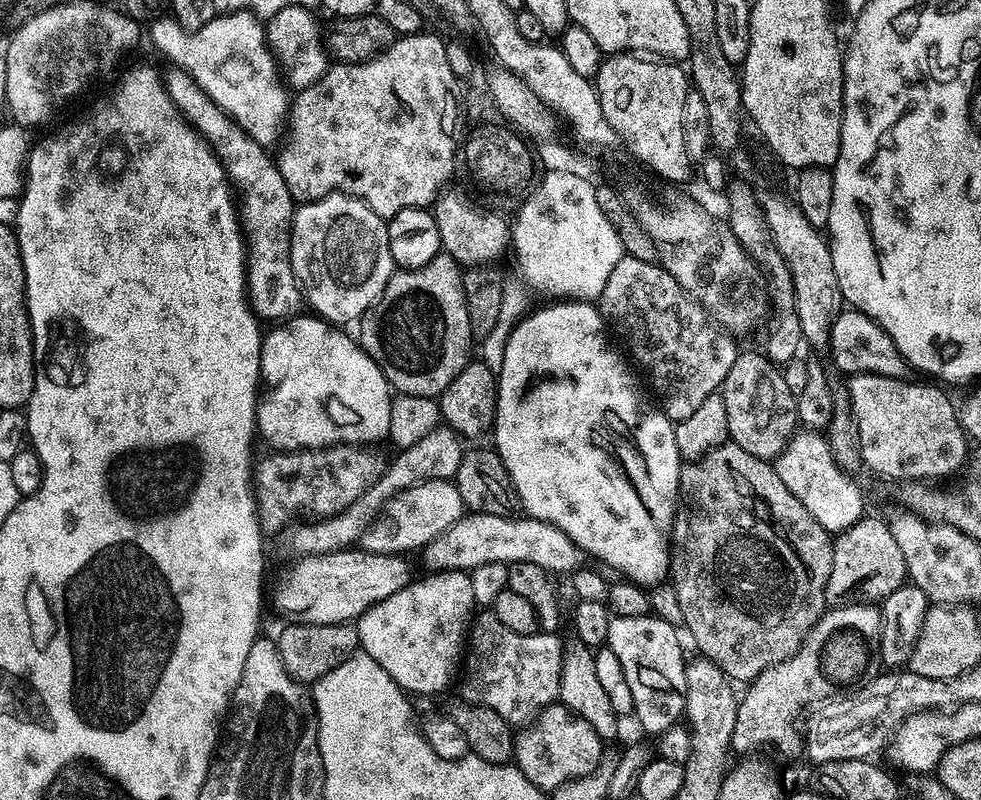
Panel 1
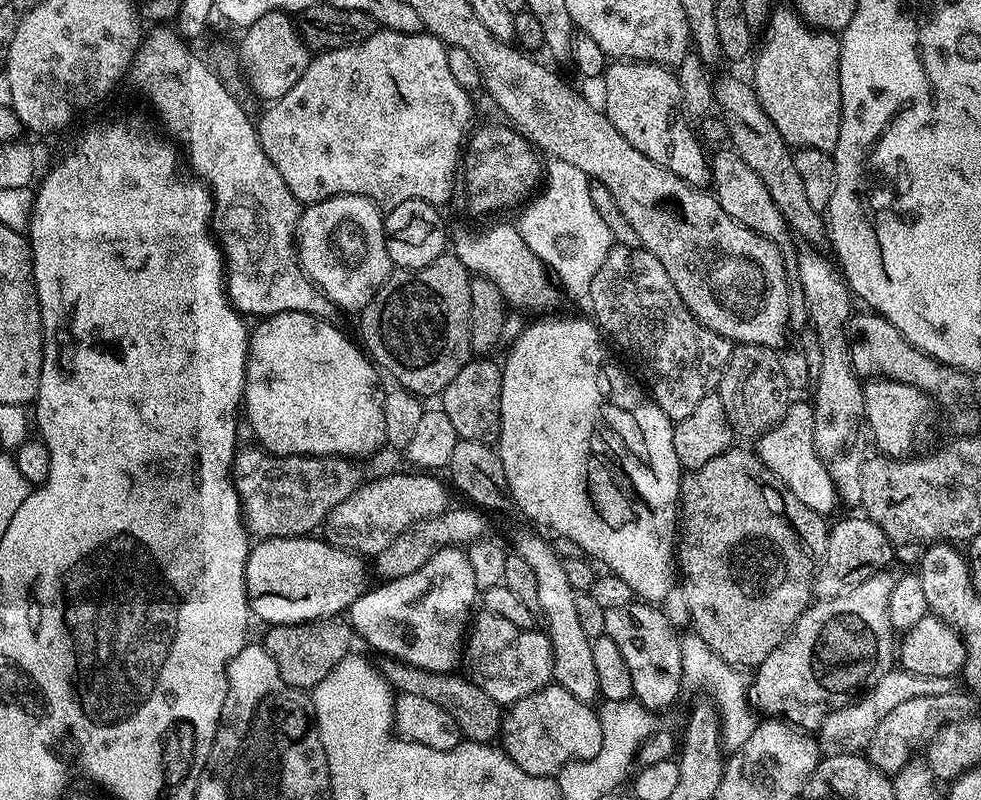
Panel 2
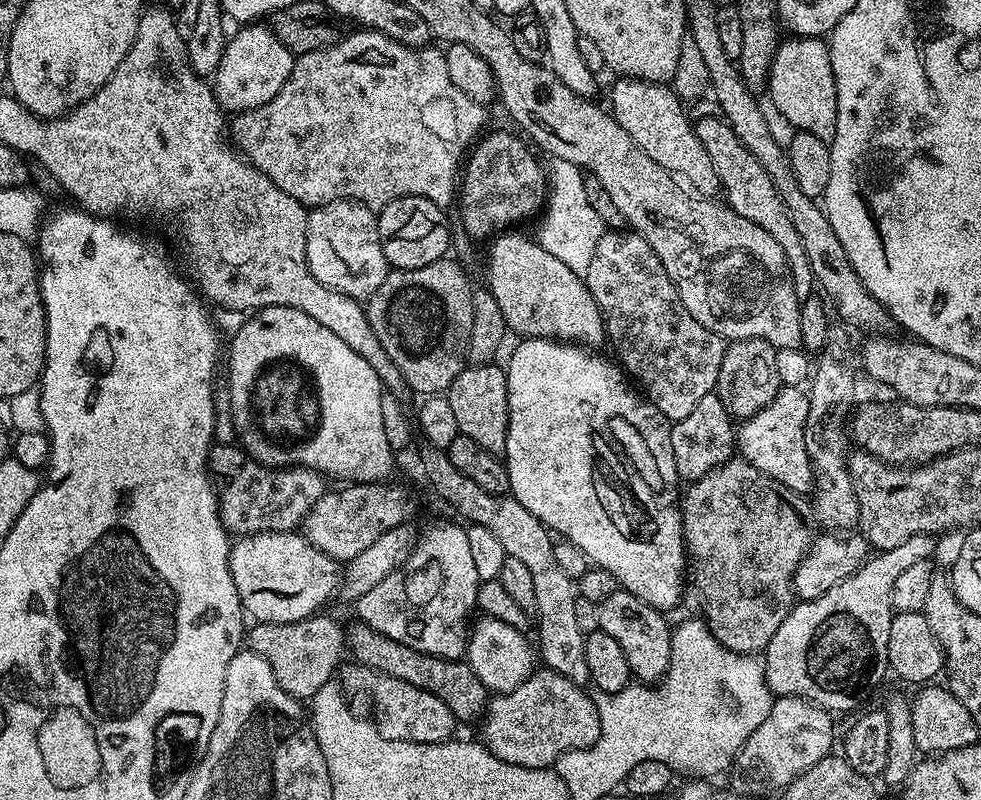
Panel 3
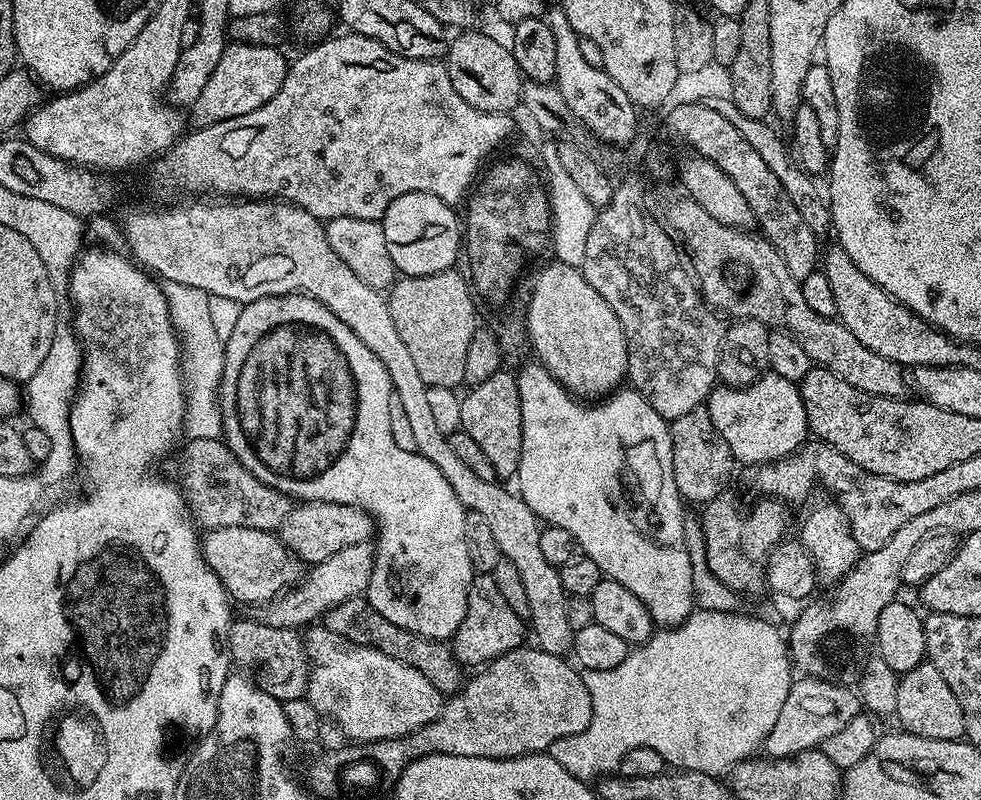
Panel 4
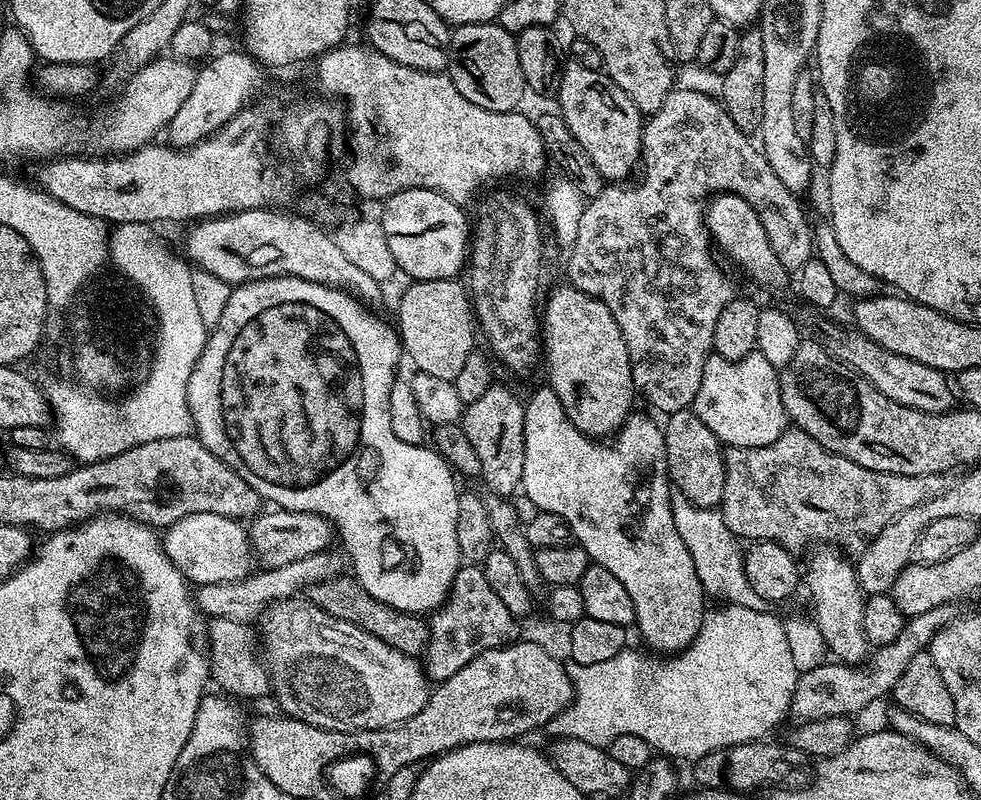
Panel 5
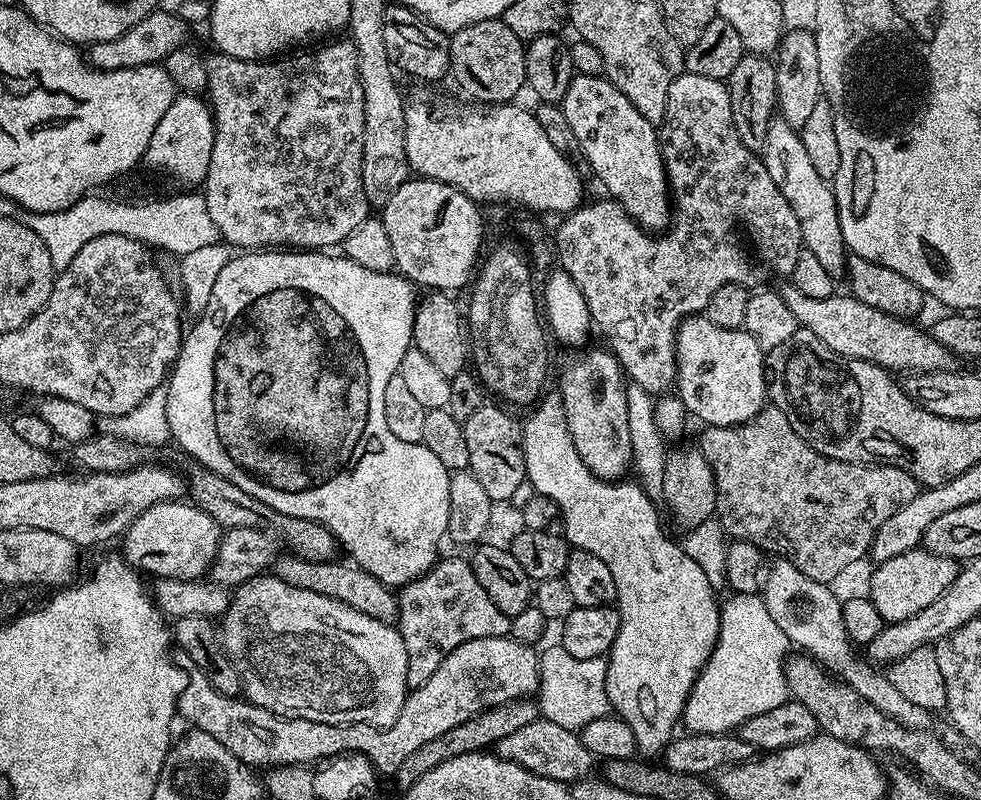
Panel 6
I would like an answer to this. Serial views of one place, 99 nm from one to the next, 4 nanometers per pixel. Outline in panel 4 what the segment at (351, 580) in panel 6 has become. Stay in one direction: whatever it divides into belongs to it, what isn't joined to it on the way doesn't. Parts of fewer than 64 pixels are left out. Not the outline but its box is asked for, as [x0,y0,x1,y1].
[326,596,462,694]

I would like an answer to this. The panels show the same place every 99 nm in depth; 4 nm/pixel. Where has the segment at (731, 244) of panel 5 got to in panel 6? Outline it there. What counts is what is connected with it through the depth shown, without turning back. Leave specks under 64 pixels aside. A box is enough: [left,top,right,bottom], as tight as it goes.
[779,282,958,374]

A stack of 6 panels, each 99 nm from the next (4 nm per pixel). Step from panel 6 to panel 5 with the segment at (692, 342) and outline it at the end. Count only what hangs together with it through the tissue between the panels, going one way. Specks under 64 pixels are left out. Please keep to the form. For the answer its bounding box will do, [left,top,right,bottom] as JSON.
[694,351,789,448]

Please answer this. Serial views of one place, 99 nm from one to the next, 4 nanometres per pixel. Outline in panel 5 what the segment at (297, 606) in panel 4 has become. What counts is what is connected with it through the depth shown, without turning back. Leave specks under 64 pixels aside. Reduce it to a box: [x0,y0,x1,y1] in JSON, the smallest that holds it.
[194,550,346,624]

